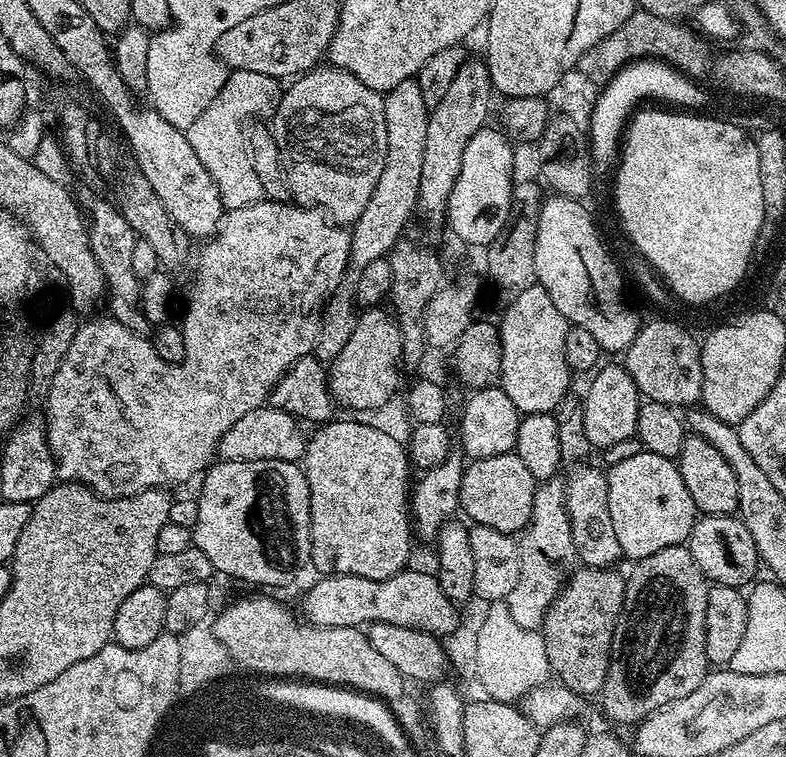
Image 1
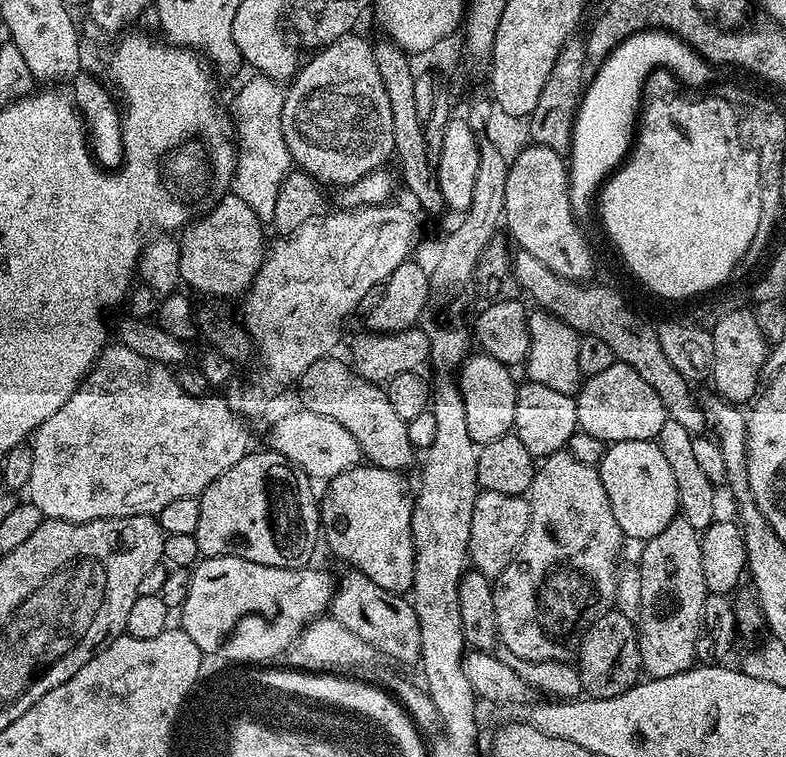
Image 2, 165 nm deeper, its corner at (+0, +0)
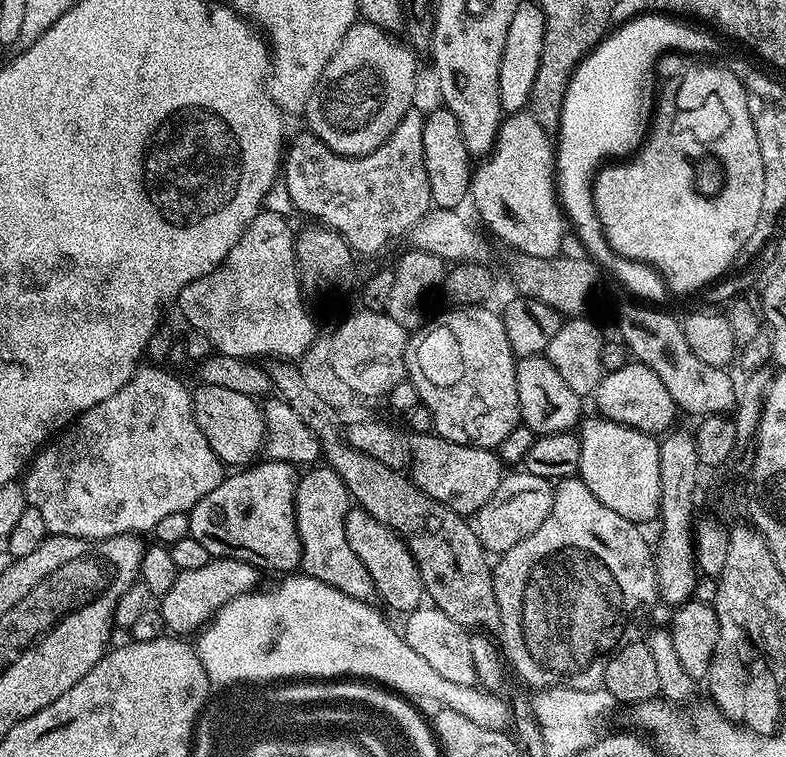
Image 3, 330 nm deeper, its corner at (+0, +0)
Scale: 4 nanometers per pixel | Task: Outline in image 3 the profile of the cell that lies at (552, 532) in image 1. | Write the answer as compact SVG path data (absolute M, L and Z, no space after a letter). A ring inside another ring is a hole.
M569 478L559 481L555 485L552 493L552 505L550 514L546 514L546 522L534 530L518 546L506 550L495 561L492 570L492 581L494 582L494 594L498 602L500 611L500 630L498 633L499 643L502 645L503 655L507 663L525 680L528 684L533 684L533 689L543 690L545 688L573 688L574 690L594 690L601 687L604 683L606 666L608 659L625 644L635 641L640 632L640 627L644 624L644 619L648 616L648 611L655 604L658 604L658 593L656 590L656 562L654 559L654 548L651 543L644 541L644 536L639 532L637 525L631 520L622 518L610 506L602 506L594 494L590 494L590 486L586 486L584 481L579 478Z

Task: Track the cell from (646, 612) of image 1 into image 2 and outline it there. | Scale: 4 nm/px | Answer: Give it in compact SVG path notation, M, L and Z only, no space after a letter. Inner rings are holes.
M677 518L643 545L638 571L641 582L640 613L634 621L640 647L640 666L649 677L666 678L697 663L696 643L704 600L710 595L702 578L701 533Z

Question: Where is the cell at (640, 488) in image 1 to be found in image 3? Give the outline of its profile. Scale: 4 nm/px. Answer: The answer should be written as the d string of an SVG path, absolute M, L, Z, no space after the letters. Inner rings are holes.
M592 414L592 417L587 420L588 417L578 428L581 446L579 479L583 480L586 486L590 486L590 494L594 494L594 498L598 498L602 506L610 506L610 510L622 514L622 518L633 522L655 521L660 510L660 483L658 482L660 440L651 432L639 432L630 426L605 420L599 414Z

